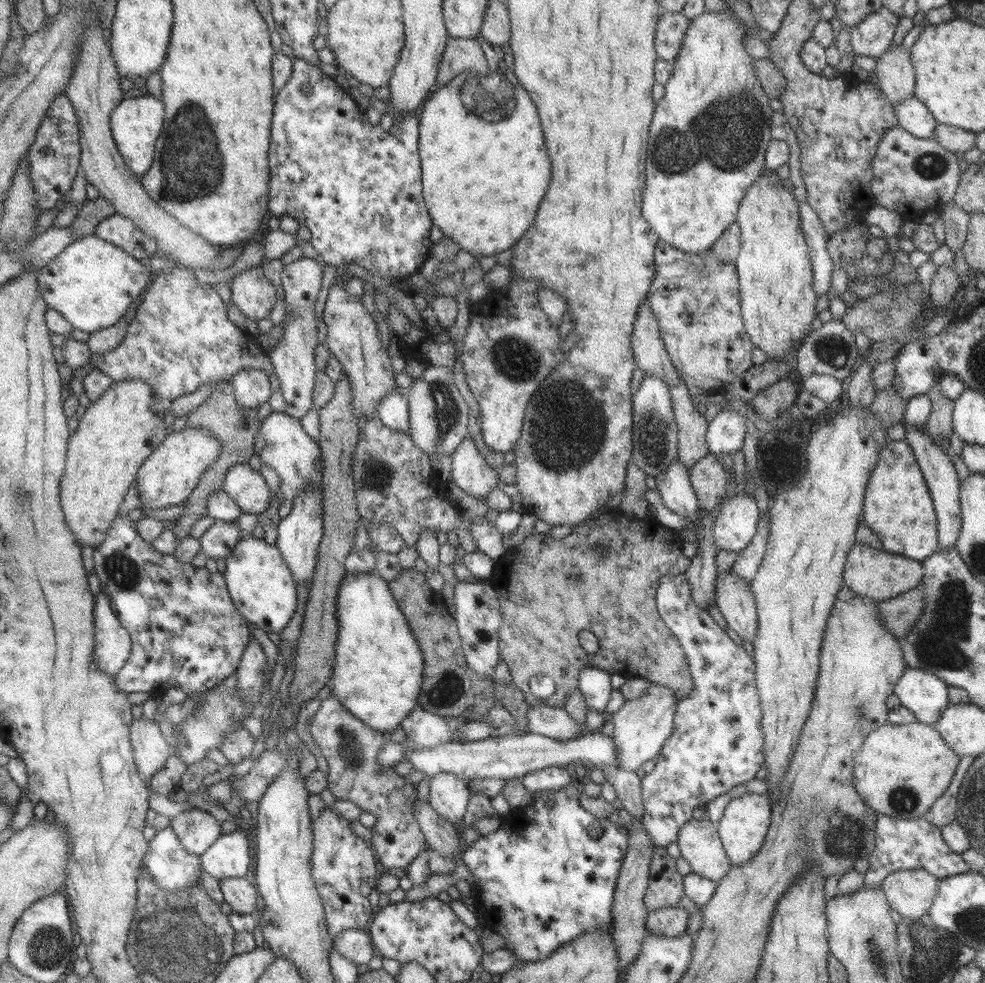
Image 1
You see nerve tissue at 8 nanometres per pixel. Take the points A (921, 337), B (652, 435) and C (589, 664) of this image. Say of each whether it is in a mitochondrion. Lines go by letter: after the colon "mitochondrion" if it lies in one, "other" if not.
A: other
B: mitochondrion
C: other

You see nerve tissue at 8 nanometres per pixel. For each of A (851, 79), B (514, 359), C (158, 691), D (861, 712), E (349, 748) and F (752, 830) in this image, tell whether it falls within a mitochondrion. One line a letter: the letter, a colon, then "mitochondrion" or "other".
A: other
B: mitochondrion
C: other
D: mitochondrion
E: mitochondrion
F: other

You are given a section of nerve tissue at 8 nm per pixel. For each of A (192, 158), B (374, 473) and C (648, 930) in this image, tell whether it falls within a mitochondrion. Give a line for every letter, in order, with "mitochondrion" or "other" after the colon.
A: mitochondrion
B: mitochondrion
C: other

